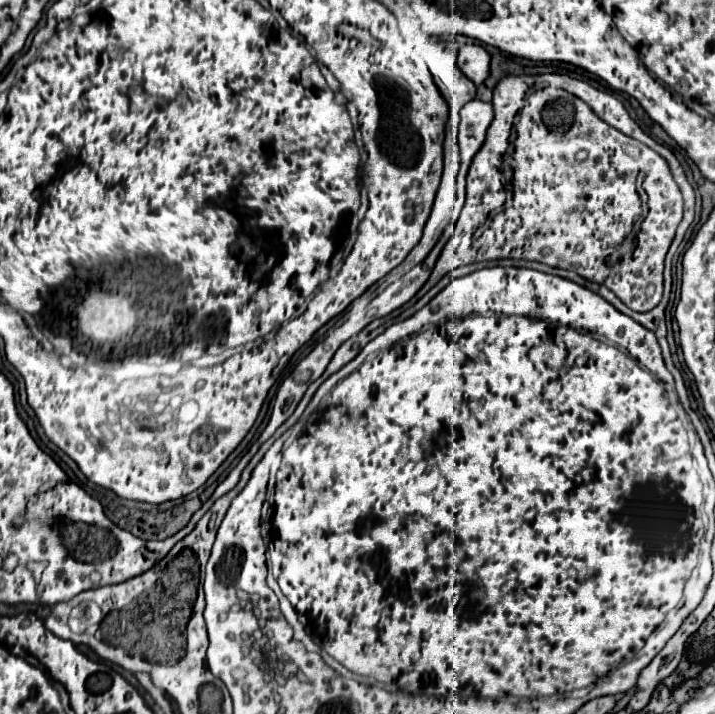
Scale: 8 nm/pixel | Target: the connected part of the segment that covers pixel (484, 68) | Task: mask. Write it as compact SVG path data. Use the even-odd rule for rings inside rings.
M465 43L459 47L459 67L475 85L481 85L489 73L489 53L479 43Z

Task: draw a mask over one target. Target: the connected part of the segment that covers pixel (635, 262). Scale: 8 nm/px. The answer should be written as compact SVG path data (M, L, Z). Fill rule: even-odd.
M567 73L505 75L497 81L491 103L495 117L487 129L485 143L471 161L463 211L455 223L455 233L441 251L423 291L427 291L443 275L451 273L461 265L487 259L507 259L507 243L509 247L513 247L513 251L517 251L517 259L531 259L549 265L549 259L557 259L557 255L561 255L563 269L571 269L585 279L605 285L629 309L647 311L635 313L633 319L657 335L657 341L663 349L665 365L674 377L680 402L689 415L691 405L688 390L673 362L666 338L665 312L672 291L672 260L684 239L687 227L693 221L695 193L673 151L645 135L641 127L629 117L621 101L617 101L613 95L599 91ZM532 87L536 87L535 91L525 97L525 91ZM517 113L519 119L513 143L515 149L511 155L511 165L517 165L513 183L527 187L513 187L513 203L507 205L499 165L501 155L509 145L509 133ZM627 143L641 149L639 159L631 159L629 155L625 155L623 145ZM639 171L647 173L643 189L649 195L649 213L643 221L641 231L637 235L631 235L633 223L641 213L641 199L635 191L635 179ZM615 187L621 191L621 195L617 195L613 201L613 193L619 193L615 191Z

